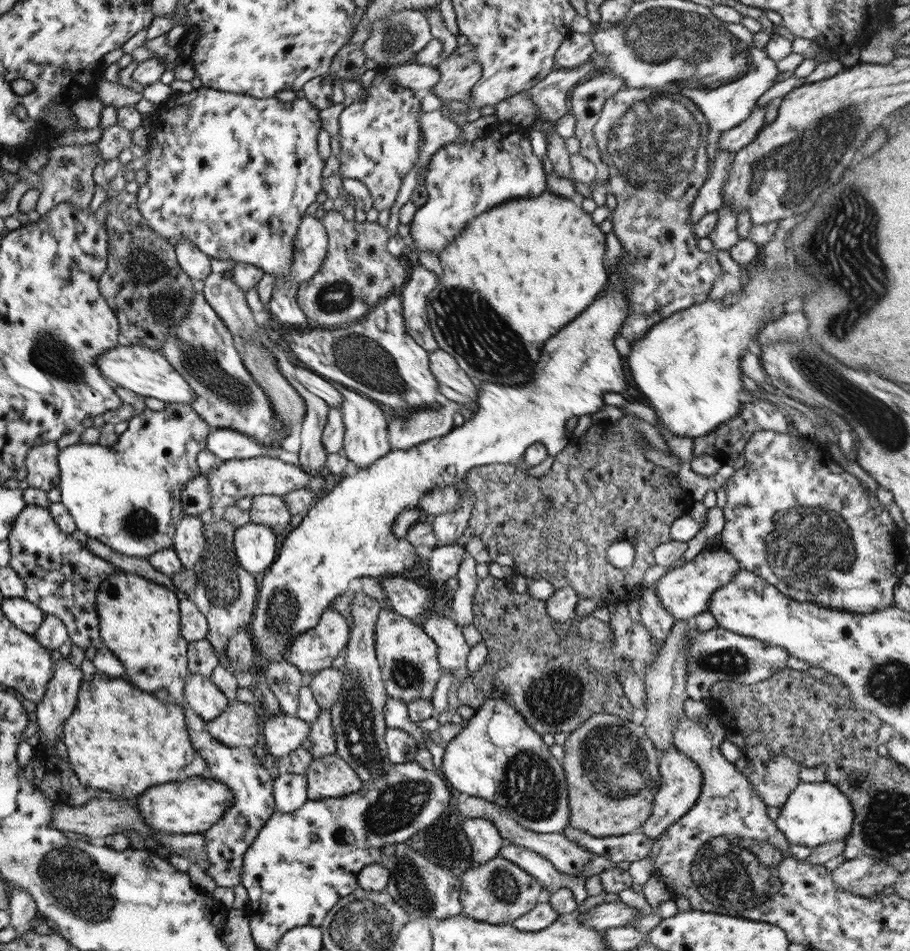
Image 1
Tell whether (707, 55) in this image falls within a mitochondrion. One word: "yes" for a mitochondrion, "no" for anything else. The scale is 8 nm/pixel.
yes

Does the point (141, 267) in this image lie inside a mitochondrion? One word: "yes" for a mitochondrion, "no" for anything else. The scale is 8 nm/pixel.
yes

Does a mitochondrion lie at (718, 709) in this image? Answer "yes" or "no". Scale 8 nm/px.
no

